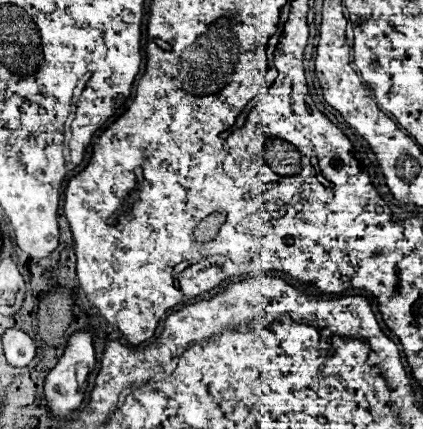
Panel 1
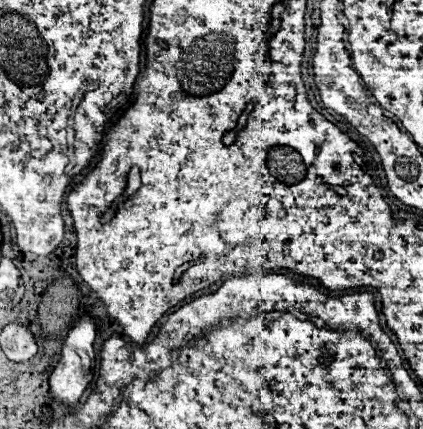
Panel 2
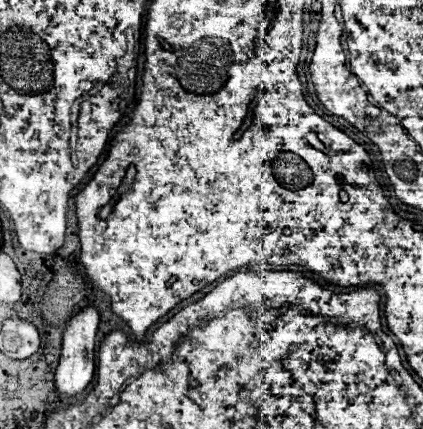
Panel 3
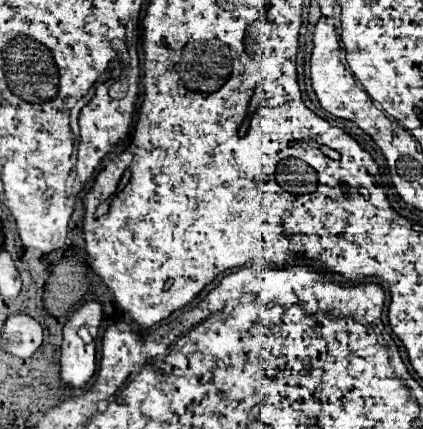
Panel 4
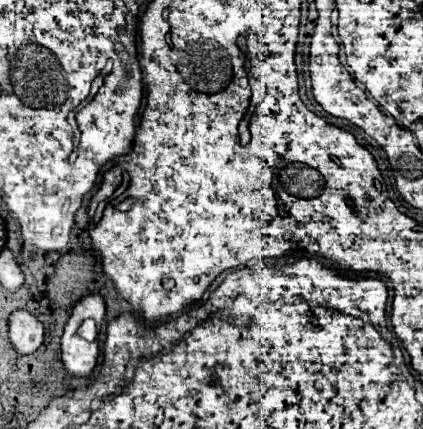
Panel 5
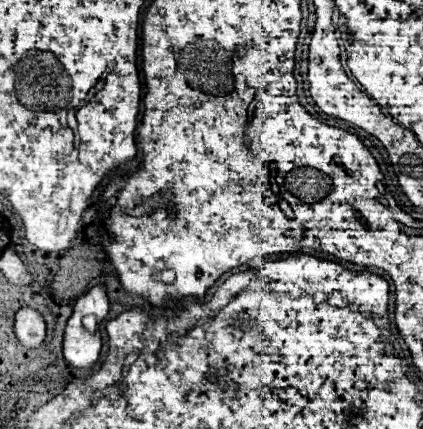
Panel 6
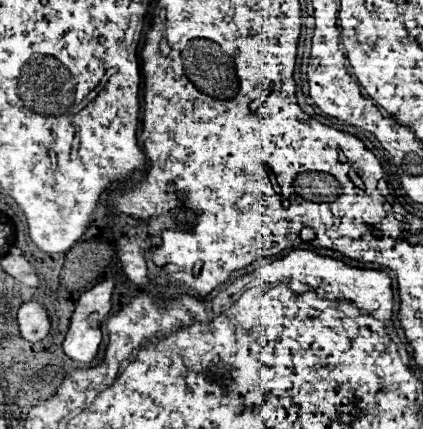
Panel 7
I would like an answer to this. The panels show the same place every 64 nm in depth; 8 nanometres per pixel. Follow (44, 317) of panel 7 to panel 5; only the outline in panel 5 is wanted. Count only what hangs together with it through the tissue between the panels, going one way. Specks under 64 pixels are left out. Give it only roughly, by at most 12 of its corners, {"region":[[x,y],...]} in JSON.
{"region":[[26,310],[8,318],[8,340],[20,354],[44,342],[42,322]]}

